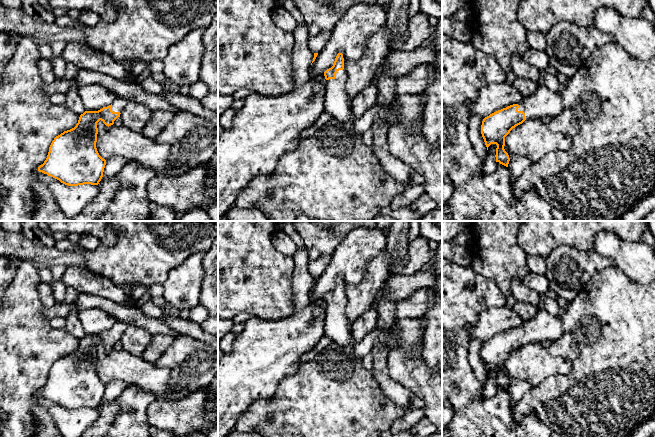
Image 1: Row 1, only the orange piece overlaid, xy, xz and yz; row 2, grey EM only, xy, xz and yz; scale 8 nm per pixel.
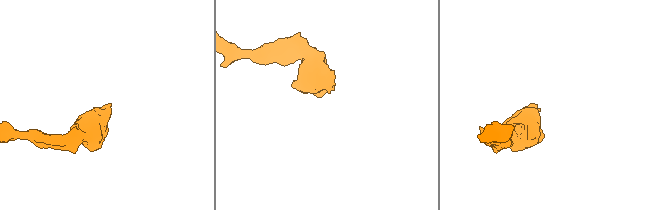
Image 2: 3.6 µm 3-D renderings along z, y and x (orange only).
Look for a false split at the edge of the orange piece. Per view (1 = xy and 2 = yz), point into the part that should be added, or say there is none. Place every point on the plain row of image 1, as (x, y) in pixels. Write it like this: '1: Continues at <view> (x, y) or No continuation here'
1: Continues at xy (118, 328)
2: Continues at yz (543, 327)

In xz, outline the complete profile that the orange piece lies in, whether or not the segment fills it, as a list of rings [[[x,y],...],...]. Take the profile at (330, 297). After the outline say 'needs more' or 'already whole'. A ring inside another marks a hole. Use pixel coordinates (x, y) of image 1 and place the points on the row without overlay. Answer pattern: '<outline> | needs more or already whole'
[[[342,277],[337,278],[333,290],[324,296],[324,300],[327,304],[324,336],[329,338],[332,343],[351,345],[354,354],[359,358],[370,354],[377,341],[388,345],[390,349],[397,345],[398,328],[396,322],[388,332],[384,329],[374,328],[363,340],[354,339],[347,319],[348,300],[344,293]]] | needs more

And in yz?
[[[539,309],[536,315],[532,319],[526,321],[523,325],[498,334],[483,343],[481,358],[487,374],[491,368],[496,368],[496,386],[508,391],[510,382],[508,377],[505,375],[504,370],[505,361],[510,357],[510,355],[516,350],[522,348],[525,344],[553,342],[560,339],[563,334],[563,317],[551,315],[546,310]]] | needs more

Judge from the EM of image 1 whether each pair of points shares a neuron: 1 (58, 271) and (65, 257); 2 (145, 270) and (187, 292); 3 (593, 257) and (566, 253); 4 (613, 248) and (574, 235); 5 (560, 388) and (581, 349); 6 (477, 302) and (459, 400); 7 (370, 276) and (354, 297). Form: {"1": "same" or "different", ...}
{"1": "different", "2": "different", "3": "same", "4": "different", "5": "same", "6": "same", "7": "same"}

